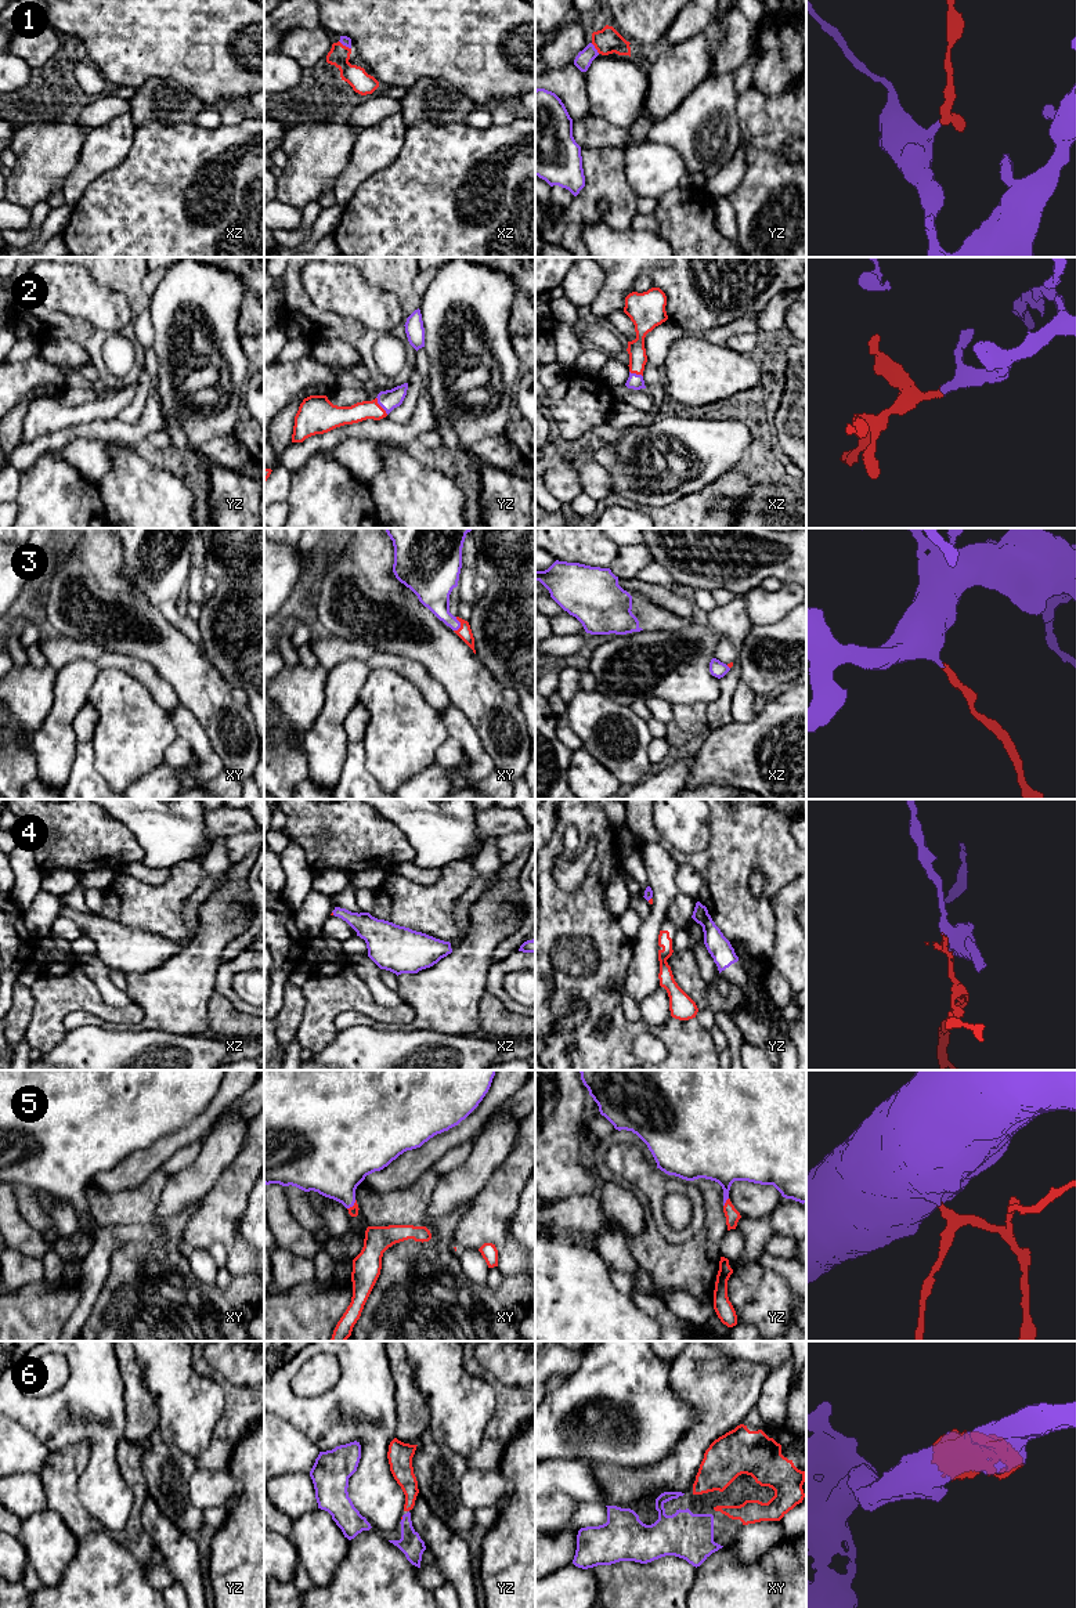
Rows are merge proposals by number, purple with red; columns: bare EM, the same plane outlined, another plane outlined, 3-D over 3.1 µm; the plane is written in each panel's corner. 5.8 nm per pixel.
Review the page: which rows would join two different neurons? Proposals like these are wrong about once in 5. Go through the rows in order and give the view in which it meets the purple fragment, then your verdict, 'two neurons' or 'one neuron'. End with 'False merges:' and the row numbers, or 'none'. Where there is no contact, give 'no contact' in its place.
1: yz | one neuron
2: yz | one neuron
3: xy | one neuron
4: xz | two neurons
5: yz | one neuron
6: yz | one neuron
False merges: 4

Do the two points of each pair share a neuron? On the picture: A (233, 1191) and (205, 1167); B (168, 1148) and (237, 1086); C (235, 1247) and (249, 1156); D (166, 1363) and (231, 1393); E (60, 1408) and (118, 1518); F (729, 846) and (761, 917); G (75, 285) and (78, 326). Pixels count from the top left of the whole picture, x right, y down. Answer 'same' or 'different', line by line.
A: different
B: same
C: same
D: different
E: same
F: same
G: different

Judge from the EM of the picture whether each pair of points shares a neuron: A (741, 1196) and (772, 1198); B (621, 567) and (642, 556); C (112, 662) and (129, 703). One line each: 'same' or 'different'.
A: same
B: same
C: different

